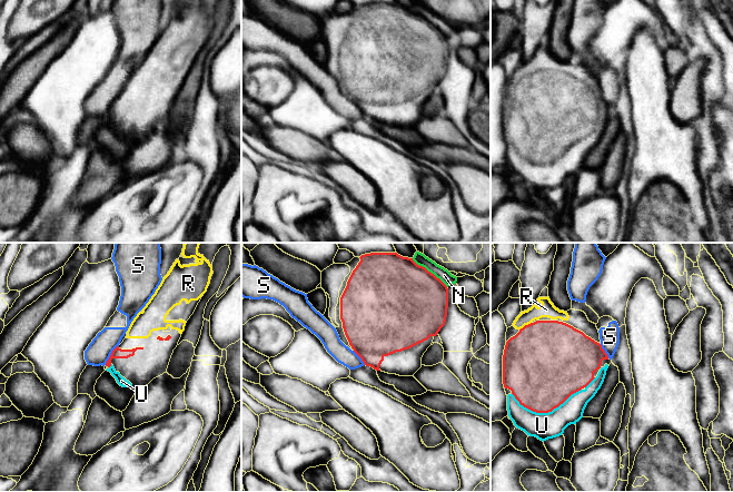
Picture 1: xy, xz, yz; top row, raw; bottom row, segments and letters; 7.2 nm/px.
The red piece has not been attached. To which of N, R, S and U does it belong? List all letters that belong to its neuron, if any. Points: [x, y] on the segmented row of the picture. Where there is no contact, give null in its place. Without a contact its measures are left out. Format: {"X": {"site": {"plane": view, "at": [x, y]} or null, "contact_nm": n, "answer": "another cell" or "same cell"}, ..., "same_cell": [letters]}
{"N": {"site": {"plane": "xz", "at": [429, 272]}, "contact_nm": 340, "answer": "another cell"}, "R": {"site": {"plane": "yz", "at": [525, 325]}, "contact_nm": 110, "answer": "same cell"}, "S": {"site": {"plane": "xy", "at": [110, 355]}, "contact_nm": 170, "answer": "another cell"}, "U": {"site": {"plane": "yz", "at": [545, 412]}, "contact_nm": 500, "answer": "same cell"}, "same_cell": ["R", "U"]}

